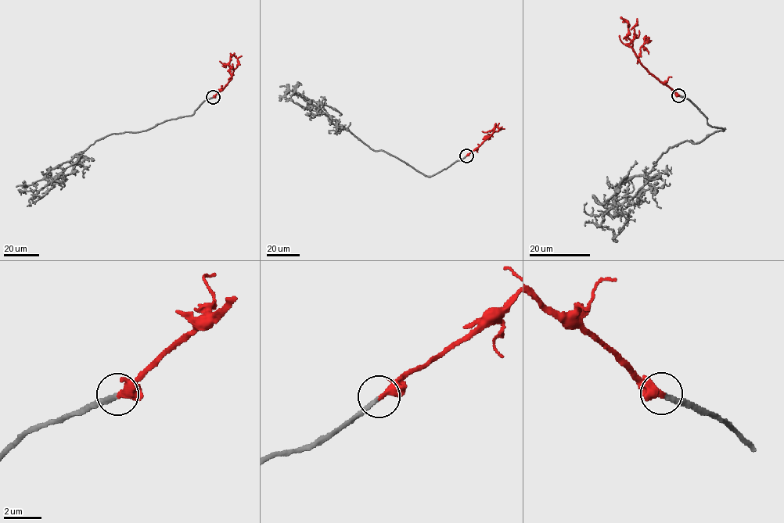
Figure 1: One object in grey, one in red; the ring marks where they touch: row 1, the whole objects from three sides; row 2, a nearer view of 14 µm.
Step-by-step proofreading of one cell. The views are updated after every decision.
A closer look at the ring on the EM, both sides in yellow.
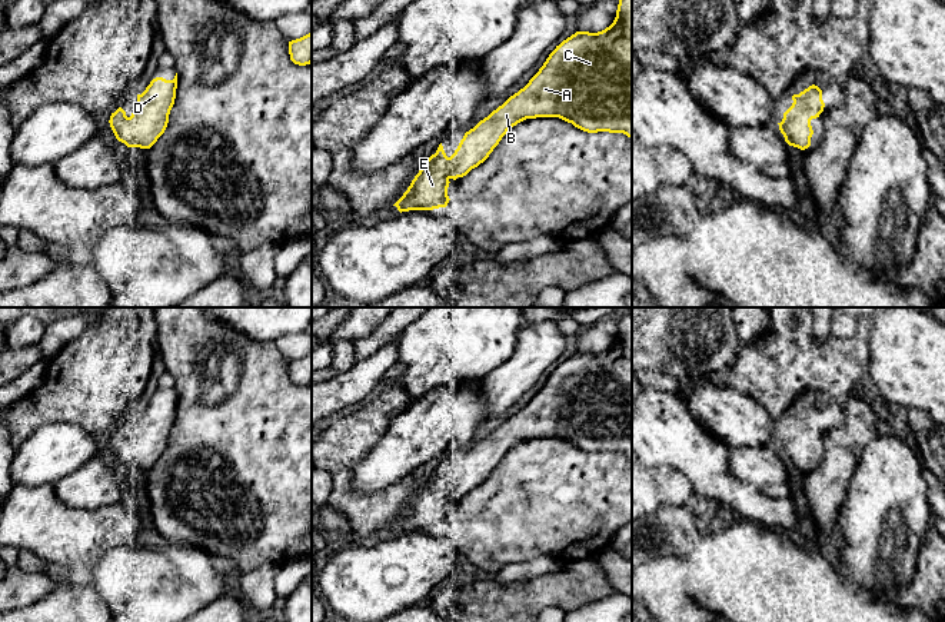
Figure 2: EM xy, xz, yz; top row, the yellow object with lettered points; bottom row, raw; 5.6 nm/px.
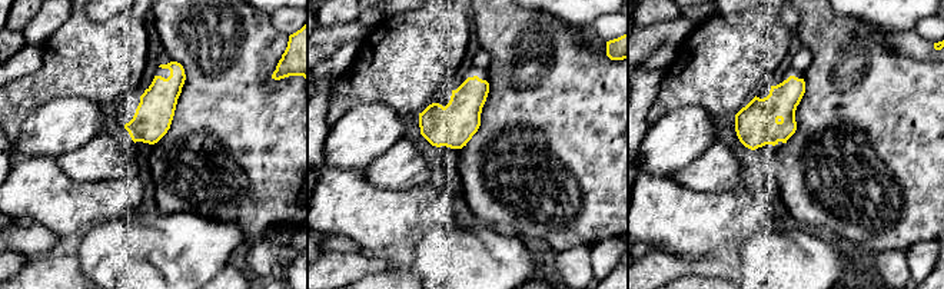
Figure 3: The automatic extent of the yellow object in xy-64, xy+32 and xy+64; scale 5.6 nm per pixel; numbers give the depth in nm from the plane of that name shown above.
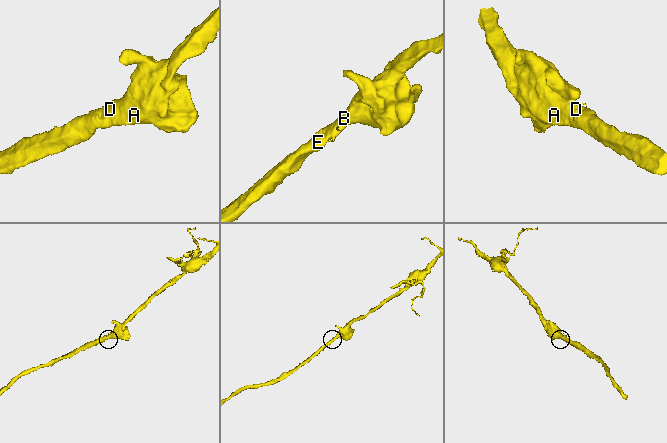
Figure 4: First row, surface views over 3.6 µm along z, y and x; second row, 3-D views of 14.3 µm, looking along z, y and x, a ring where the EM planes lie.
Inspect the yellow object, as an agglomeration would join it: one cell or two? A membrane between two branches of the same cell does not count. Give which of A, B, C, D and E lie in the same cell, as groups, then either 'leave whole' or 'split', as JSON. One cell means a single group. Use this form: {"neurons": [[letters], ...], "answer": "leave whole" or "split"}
{"neurons": [["A", "B", "C", "D", "E"]], "answer": "leave whole"}

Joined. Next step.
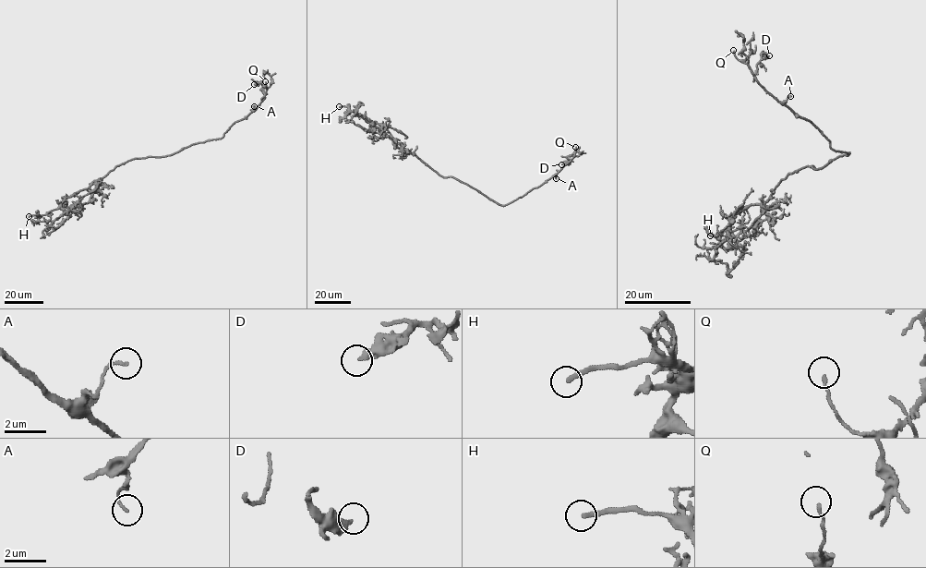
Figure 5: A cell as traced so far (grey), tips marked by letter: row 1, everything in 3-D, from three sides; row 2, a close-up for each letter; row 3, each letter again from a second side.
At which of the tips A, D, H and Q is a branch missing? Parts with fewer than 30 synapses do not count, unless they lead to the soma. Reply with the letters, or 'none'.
H

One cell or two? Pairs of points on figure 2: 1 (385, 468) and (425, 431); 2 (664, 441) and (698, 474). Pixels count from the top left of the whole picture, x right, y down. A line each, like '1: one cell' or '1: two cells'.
1: one cell
2: one cell

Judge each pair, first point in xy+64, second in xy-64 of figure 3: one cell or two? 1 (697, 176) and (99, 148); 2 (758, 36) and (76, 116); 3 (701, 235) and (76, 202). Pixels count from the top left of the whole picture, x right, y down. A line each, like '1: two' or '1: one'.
1: one
2: two
3: one

